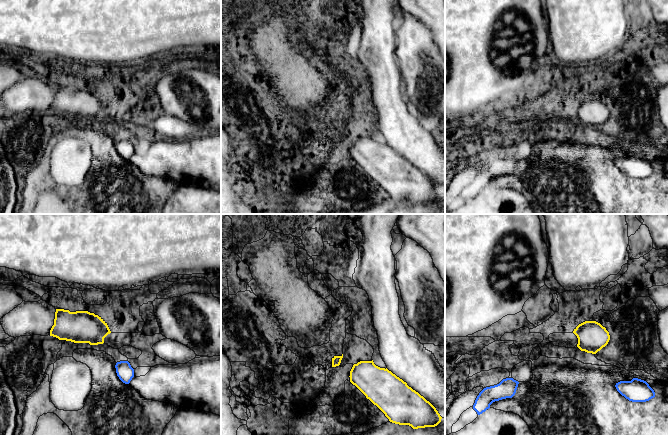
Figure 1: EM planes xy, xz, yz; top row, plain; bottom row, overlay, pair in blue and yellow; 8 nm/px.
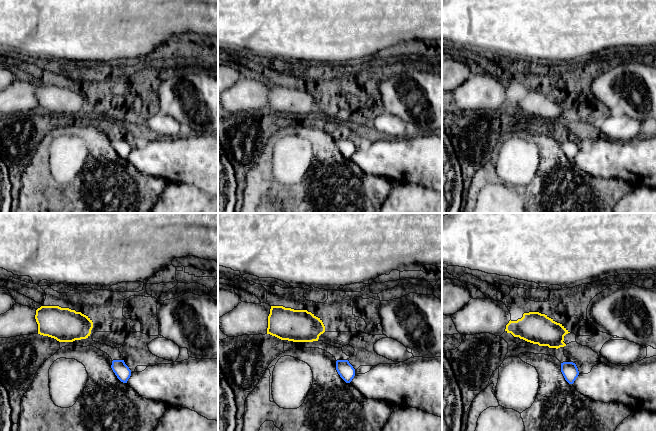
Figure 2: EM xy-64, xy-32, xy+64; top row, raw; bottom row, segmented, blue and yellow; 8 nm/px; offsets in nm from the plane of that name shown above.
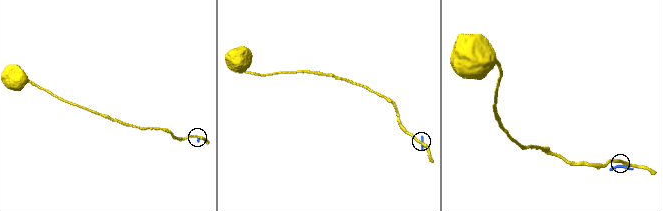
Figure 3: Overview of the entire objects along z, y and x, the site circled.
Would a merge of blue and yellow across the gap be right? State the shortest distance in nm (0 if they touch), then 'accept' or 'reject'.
190 nm apart; reject

